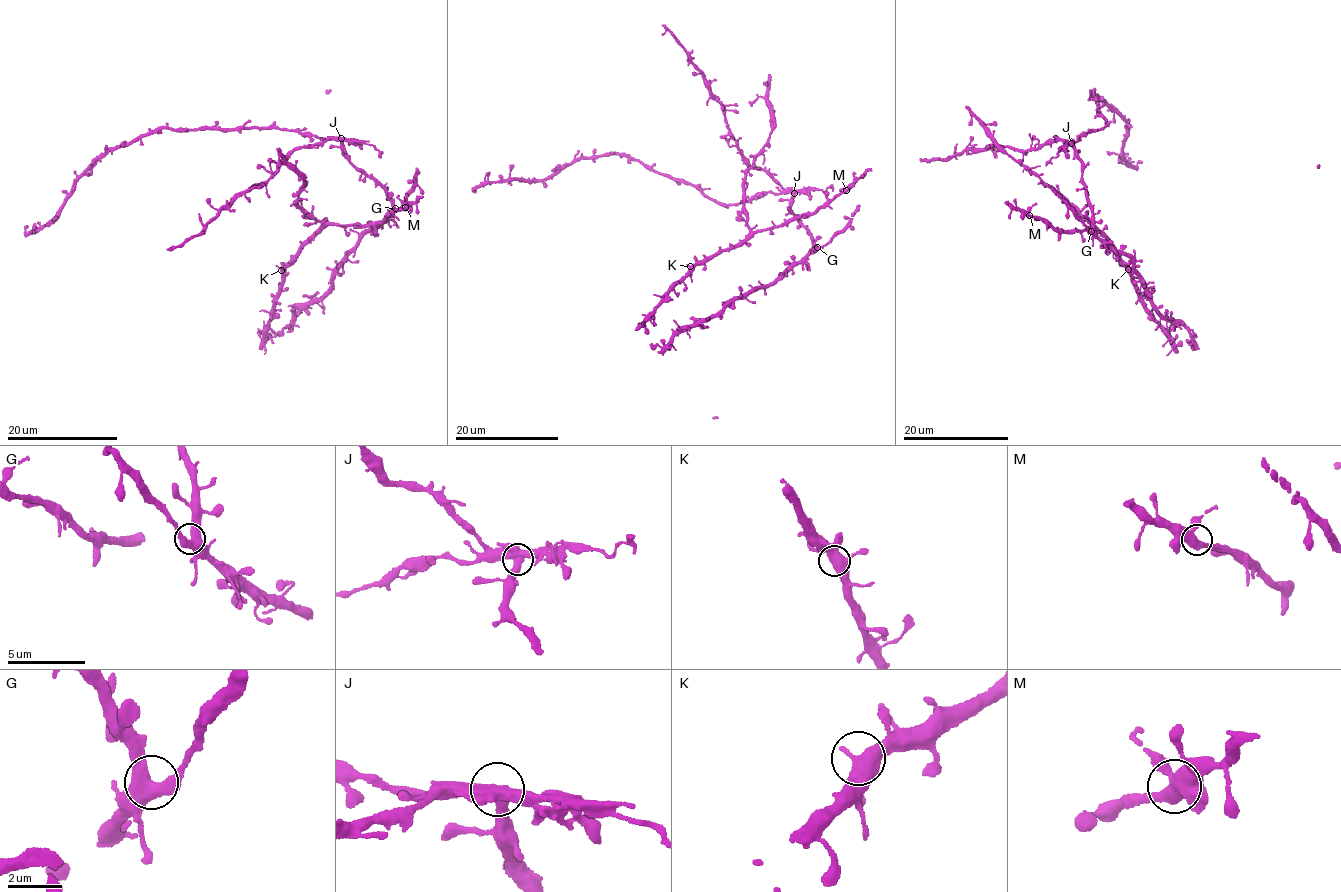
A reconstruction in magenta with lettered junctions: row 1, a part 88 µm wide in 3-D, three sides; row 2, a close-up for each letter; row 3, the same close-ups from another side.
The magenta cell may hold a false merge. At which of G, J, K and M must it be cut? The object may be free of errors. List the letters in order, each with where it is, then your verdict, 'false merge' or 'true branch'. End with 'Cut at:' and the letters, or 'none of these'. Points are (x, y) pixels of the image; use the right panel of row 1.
G: at (1091, 231); true branch
J: at (1071, 143); false merge
K: at (1128, 269); true branch
M: at (1029, 215); true branch
Cut at: J

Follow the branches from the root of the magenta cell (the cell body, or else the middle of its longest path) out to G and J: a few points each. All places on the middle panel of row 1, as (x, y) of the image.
G: (767, 286), (817, 247)
J: (767, 286), (816, 245), (792, 213), (794, 192)

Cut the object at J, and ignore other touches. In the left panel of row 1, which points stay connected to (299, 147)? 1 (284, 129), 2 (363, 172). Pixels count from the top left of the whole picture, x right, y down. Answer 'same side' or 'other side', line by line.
1: same side
2: other side

